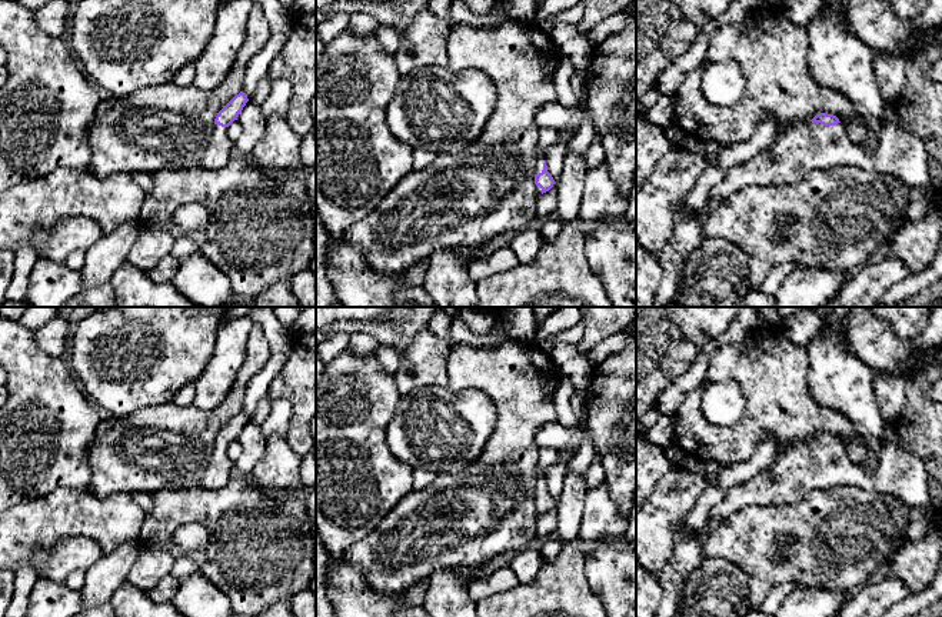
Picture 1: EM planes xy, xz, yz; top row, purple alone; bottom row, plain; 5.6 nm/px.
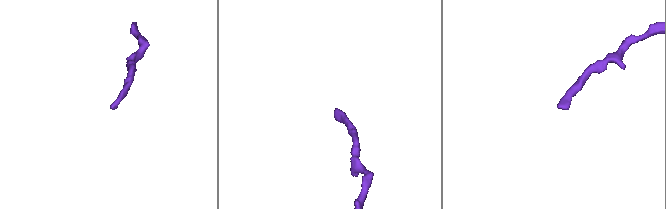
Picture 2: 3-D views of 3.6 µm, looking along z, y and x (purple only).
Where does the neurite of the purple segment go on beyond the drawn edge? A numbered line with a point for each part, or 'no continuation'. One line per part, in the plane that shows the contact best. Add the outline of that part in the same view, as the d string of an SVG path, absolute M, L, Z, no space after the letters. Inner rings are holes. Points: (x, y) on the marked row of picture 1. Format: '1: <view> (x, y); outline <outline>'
1: yz (792, 154); outline M885 103L875 133L876 147L861 149L849 140L842 123L799 124L776 136L769 150L728 170L708 193L709 209L748 186L795 184L812 170L835 166L893 174L909 187L931 184L925 143L902 124L893 103Z

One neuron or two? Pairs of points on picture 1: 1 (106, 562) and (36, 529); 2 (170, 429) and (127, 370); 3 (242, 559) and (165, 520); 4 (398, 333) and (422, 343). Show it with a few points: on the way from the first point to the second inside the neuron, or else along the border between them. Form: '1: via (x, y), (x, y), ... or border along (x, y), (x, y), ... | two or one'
1: border along (122, 544), (105, 554) | two
2: border along (172, 400), (163, 404), (139, 407), (122, 416) | two
3: via (227, 539), (203, 514), (185, 514) | one
4: border along (428, 329), (412, 339), (400, 359) | two

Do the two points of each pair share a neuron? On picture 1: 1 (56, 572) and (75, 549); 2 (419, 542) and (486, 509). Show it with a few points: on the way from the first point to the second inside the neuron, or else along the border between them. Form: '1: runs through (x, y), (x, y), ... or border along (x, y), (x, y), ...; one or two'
1: runs through (57, 566), (69, 554); one
2: runs through (436, 529), (469, 517); one

